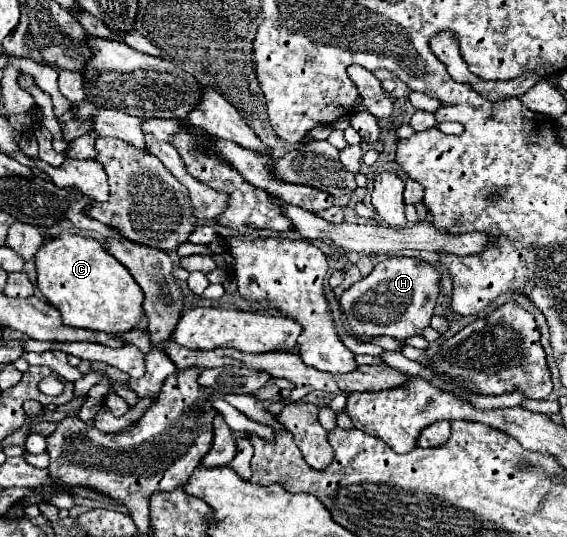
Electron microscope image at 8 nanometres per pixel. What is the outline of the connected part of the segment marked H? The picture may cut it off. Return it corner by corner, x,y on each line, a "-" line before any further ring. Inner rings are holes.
393,257
375,265
375,269
343,291
339,305
347,317
349,329
357,337
389,335
407,339
421,335
429,327
435,303
439,297
439,273
429,263
417,263
407,257
405,263
393,263

